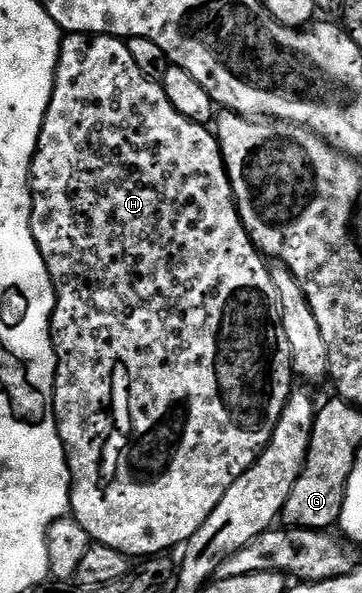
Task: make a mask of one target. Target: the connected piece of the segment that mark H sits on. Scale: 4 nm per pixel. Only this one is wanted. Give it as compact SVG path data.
M66 33L61 39L61 51L57 61L57 71L55 72L55 84L53 85L53 95L51 104L47 108L47 116L43 120L43 128L39 136L37 151L33 157L33 172L31 175L31 185L33 187L33 215L31 216L31 232L35 236L35 244L39 244L39 252L47 264L47 272L53 281L53 287L57 293L57 303L53 309L53 347L57 353L57 375L53 385L53 411L57 421L57 431L63 440L65 449L65 459L69 462L69 481L71 489L69 492L69 505L72 517L87 528L90 539L93 542L103 544L107 548L115 548L123 552L131 560L144 560L150 556L161 556L172 546L184 547L199 528L215 512L215 504L223 500L223 492L243 476L257 463L257 456L265 449L275 432L275 424L279 424L279 416L287 404L289 395L295 389L295 375L293 373L293 361L291 360L291 344L287 344L287 332L283 332L283 320L281 310L277 306L277 293L275 284L271 280L271 266L263 257L257 245L251 240L251 236L243 228L243 220L237 211L237 205L233 199L233 189L229 174L225 171L225 161L221 155L221 145L217 142L216 133L209 126L200 126L187 116L175 112L171 100L167 100L167 92L163 92L160 81L143 76L139 72L139 64L135 64L135 59L131 57L128 41L120 38L113 38L109 34L70 34Z

